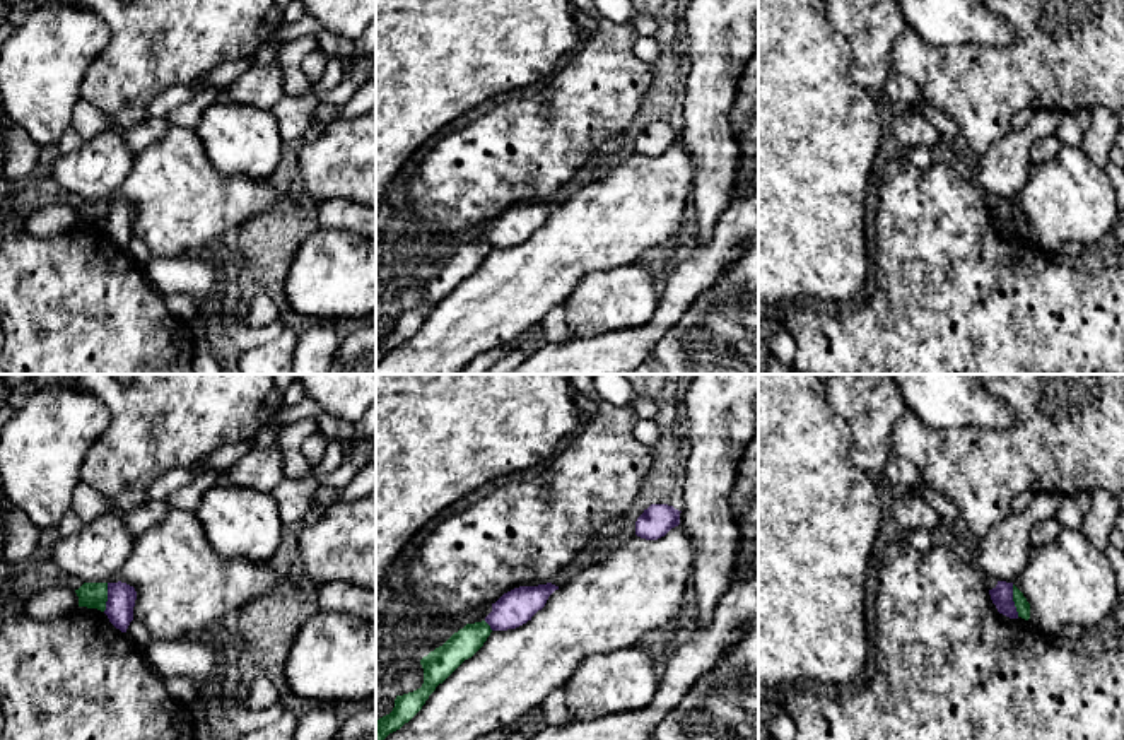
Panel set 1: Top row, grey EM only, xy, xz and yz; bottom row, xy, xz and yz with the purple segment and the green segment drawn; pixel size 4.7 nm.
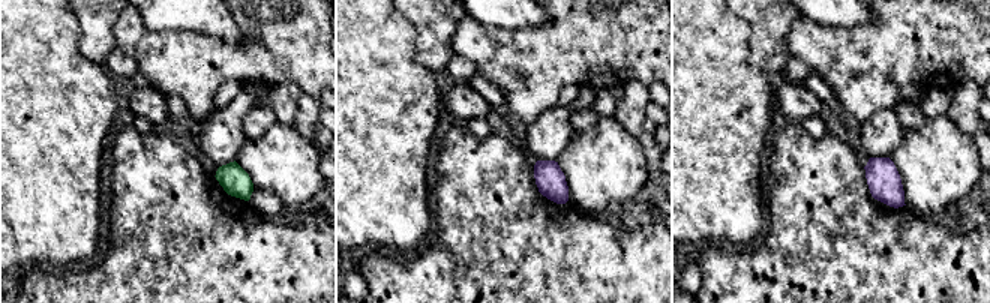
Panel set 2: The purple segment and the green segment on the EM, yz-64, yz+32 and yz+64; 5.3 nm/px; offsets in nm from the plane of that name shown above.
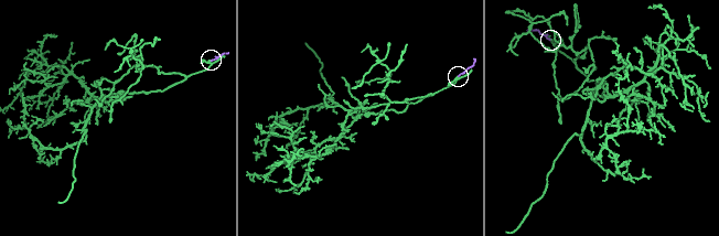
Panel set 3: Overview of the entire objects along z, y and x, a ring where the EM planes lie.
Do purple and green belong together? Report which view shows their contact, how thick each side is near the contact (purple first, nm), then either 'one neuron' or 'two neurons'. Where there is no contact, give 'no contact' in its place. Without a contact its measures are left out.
yz | 100/70 nm | two neurons

